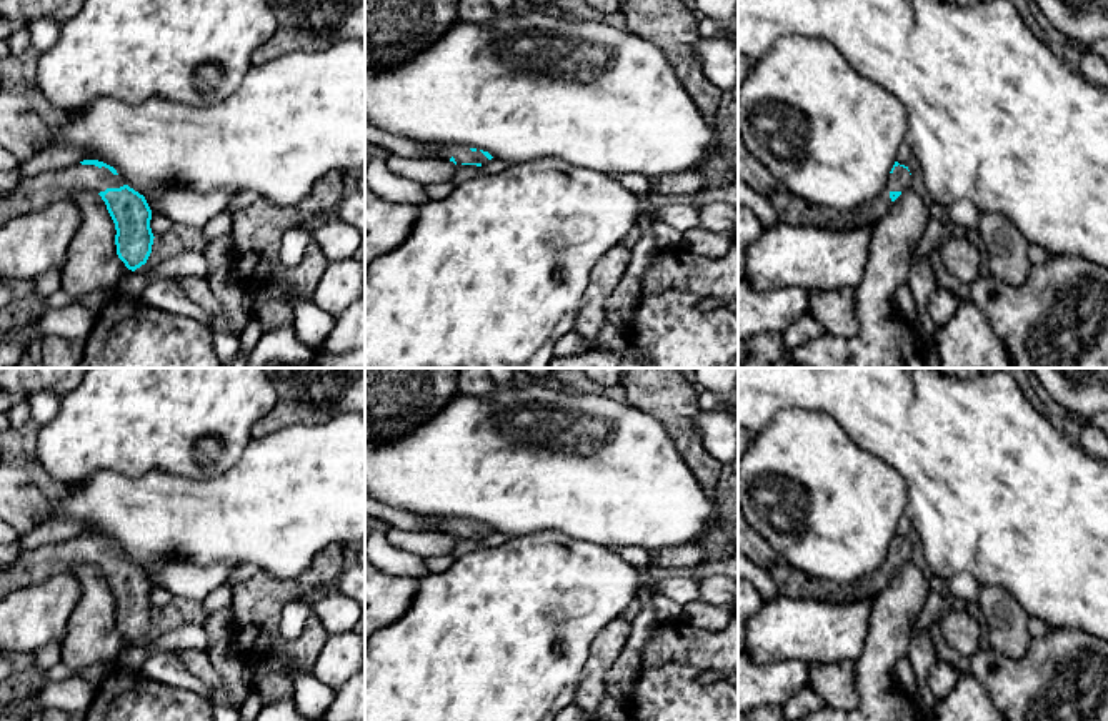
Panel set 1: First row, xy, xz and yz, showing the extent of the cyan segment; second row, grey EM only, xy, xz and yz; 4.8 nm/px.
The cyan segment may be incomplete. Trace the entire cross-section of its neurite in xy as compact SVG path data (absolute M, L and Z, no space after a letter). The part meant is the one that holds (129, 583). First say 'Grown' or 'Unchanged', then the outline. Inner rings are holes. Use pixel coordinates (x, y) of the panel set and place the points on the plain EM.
Grown. M98 533L17 551L10 566L0 566L0 598L55 574L72 573L75 564L102 569L115 596L118 631L132 644L145 638L155 611L150 601L152 583L145 569L130 561L113 540Z

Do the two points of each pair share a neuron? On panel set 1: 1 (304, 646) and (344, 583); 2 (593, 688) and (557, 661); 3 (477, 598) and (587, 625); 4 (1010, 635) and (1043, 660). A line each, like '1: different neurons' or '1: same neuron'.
1: different neurons
2: different neurons
3: same neuron
4: different neurons

